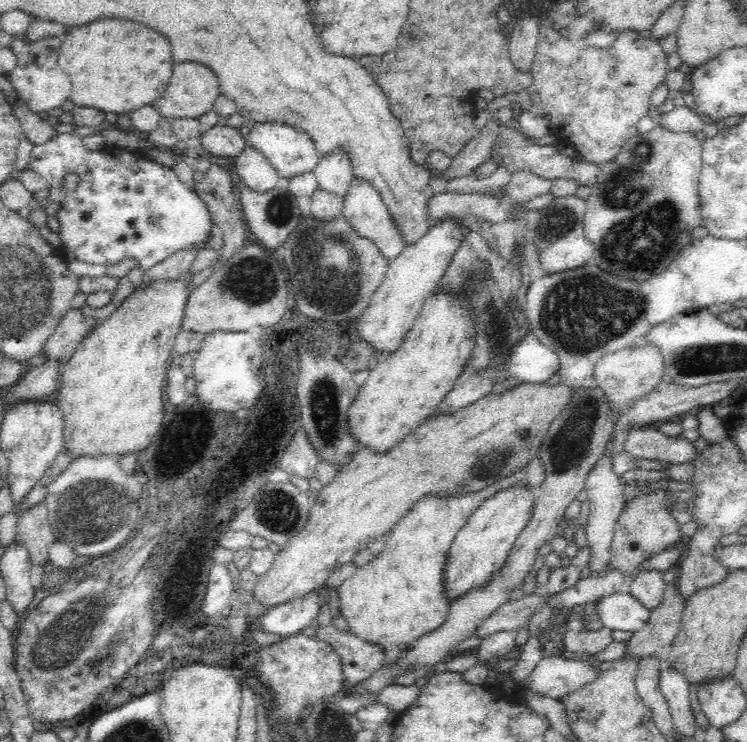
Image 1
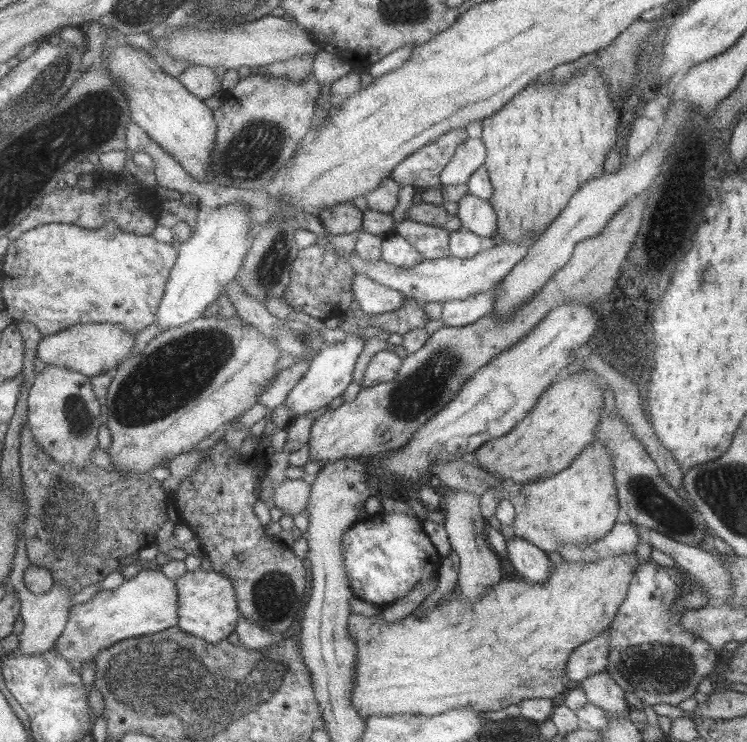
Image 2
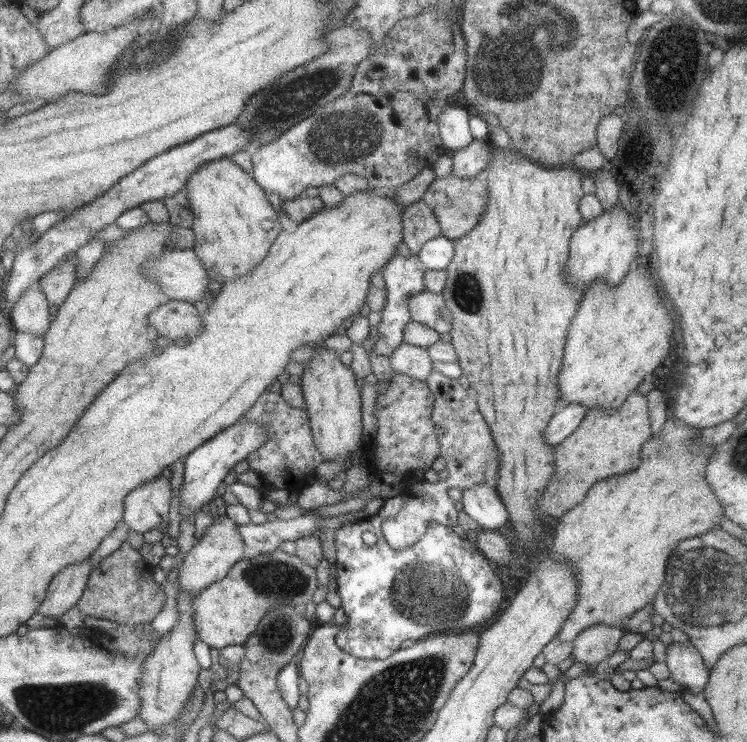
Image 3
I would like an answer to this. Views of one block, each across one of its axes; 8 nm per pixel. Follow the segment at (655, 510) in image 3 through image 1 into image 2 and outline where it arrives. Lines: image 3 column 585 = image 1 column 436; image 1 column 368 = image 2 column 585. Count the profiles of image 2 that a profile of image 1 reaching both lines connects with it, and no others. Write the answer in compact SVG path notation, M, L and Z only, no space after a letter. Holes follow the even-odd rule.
M635 552L619 553L618 555L589 562L563 560L559 566L552 565L549 569L548 577L540 583L527 581L523 578L513 580L501 579L492 588L488 588L485 594L478 596L475 602L467 602L464 596L460 596L460 593L455 591L451 595L445 596L444 600L432 609L429 609L422 617L414 615L418 614L417 609L395 623L383 621L380 612L371 617L361 614L350 614L348 616L347 630L357 645L356 673L354 674L353 693L351 693L351 708L357 710L357 715L365 722L367 716L373 715L423 715L428 717L435 714L442 714L453 708L471 708L471 710L480 713L500 711L509 705L519 704L528 698L541 697L558 701L570 686L565 670L568 655L580 644L587 642L593 636L597 636L597 634L609 628L610 622L615 618L617 609L626 597L630 579L633 578L638 565Z

